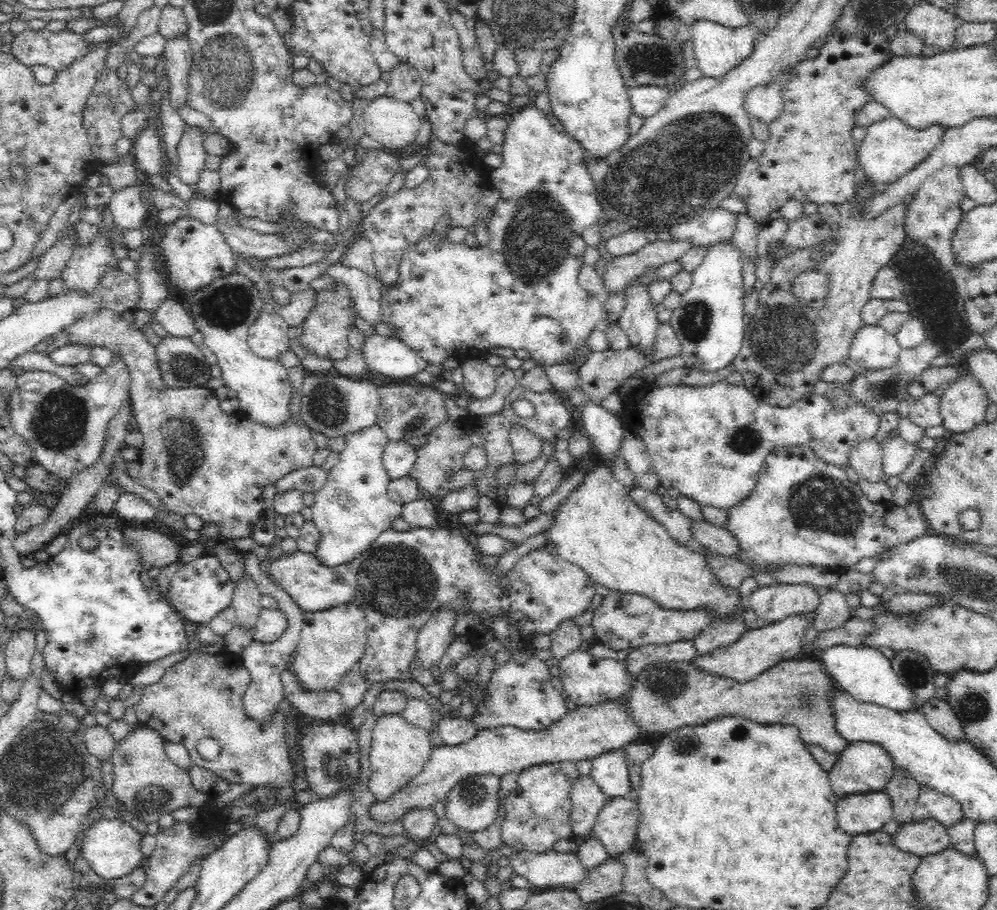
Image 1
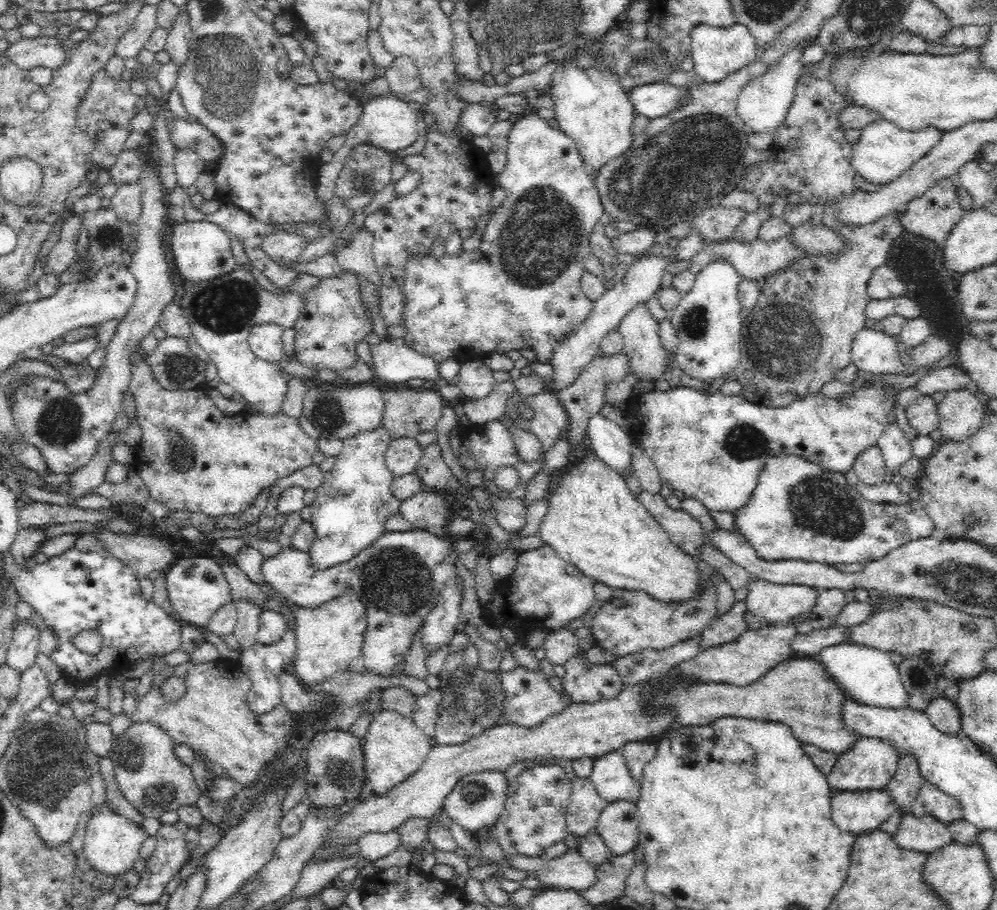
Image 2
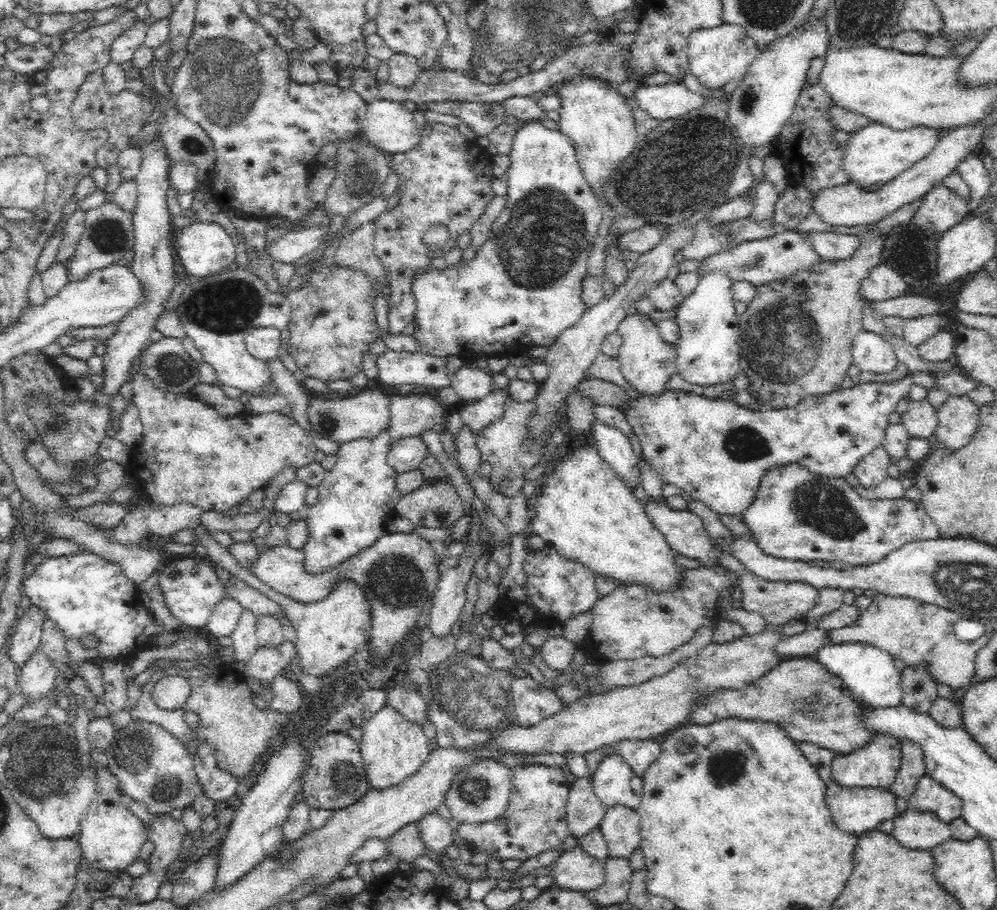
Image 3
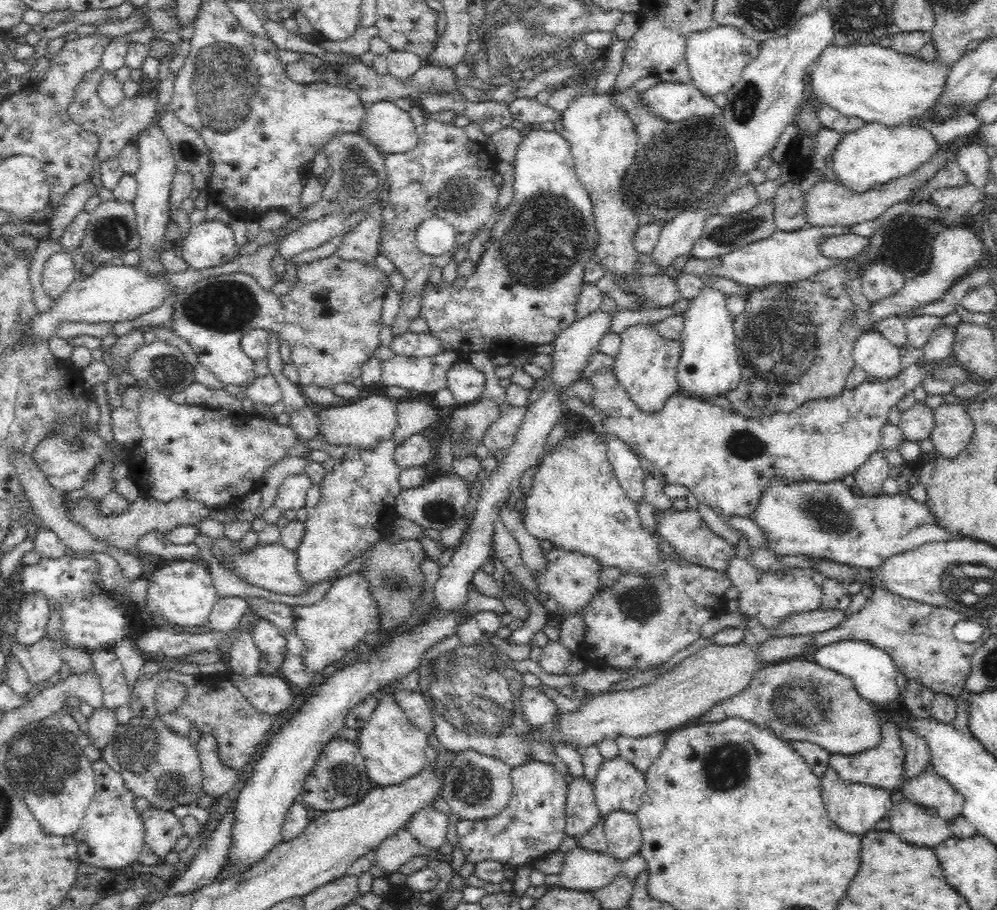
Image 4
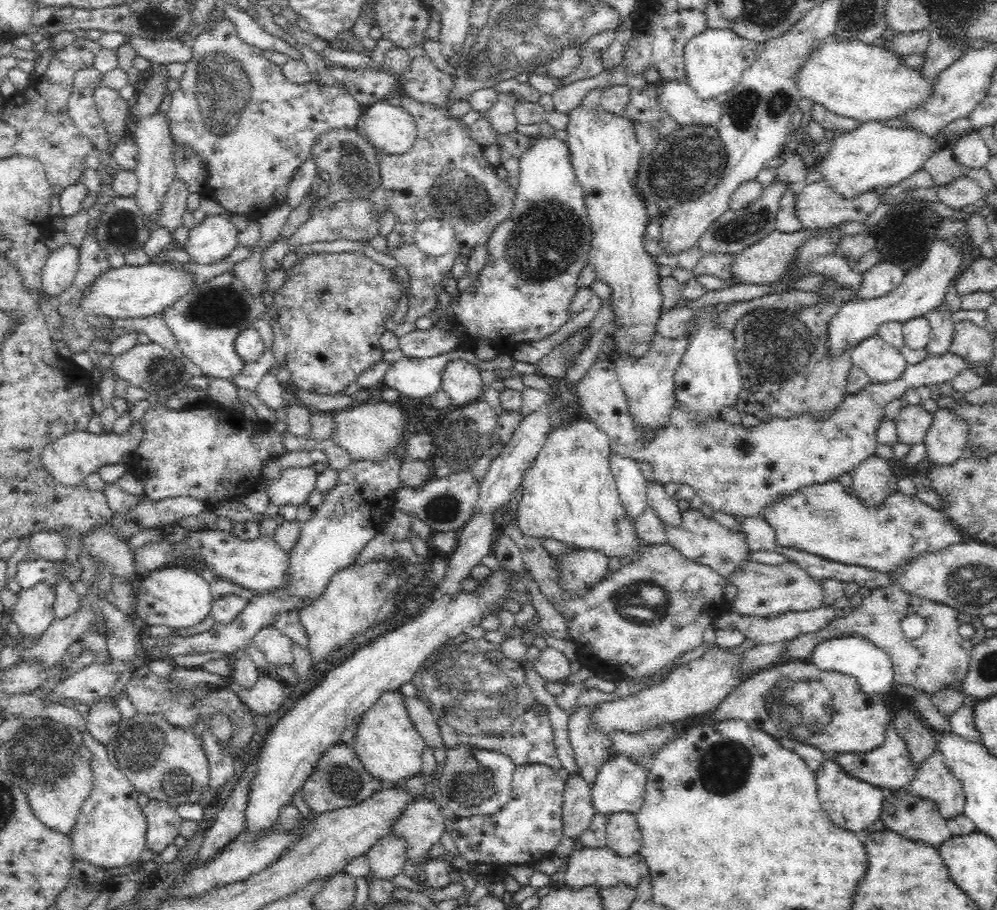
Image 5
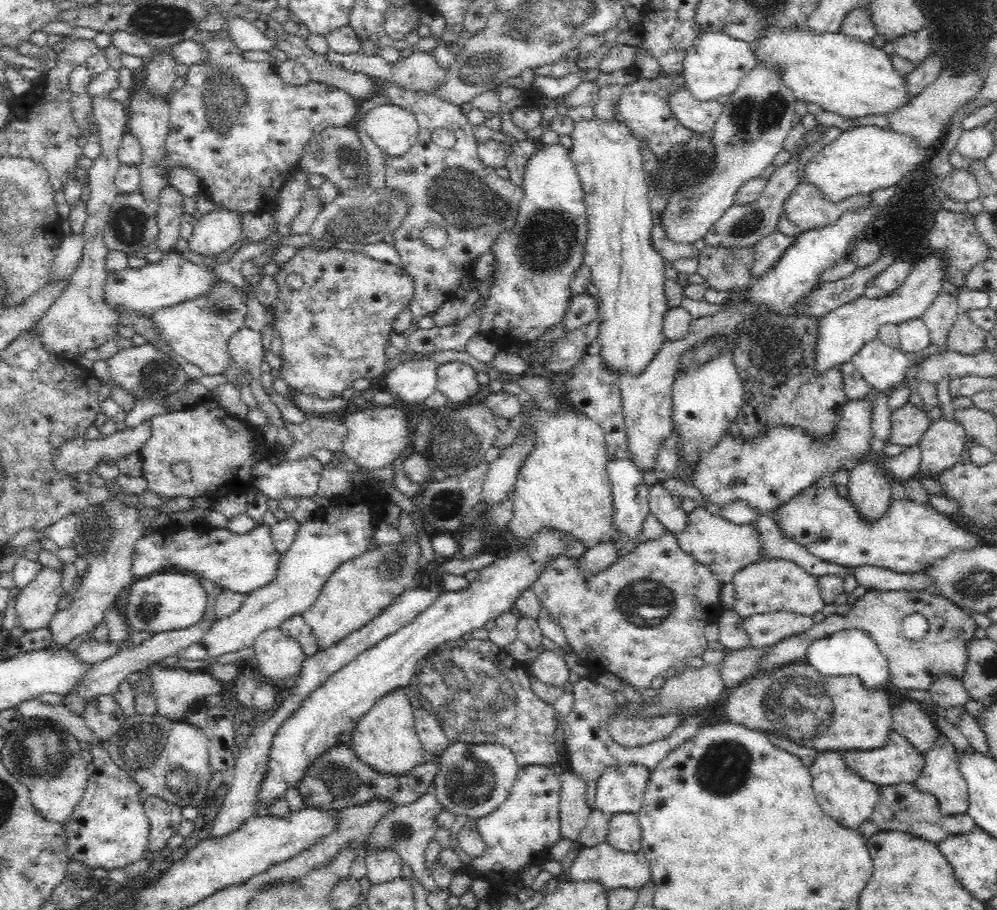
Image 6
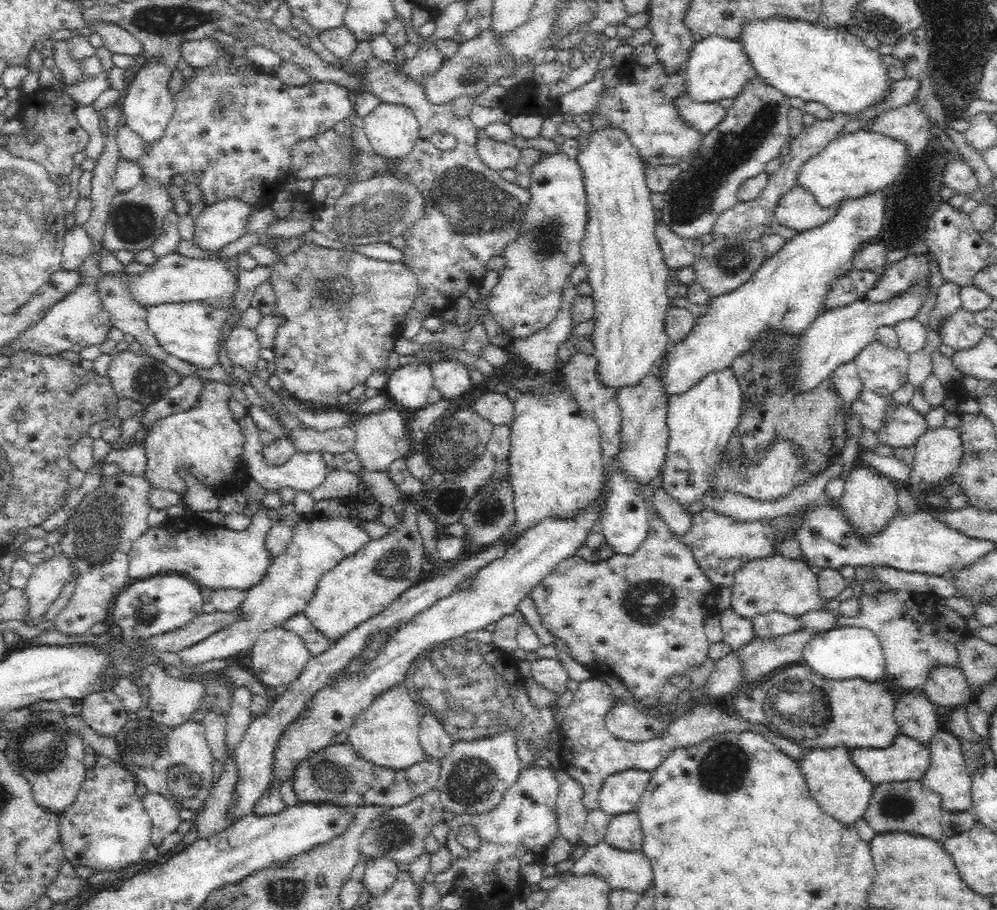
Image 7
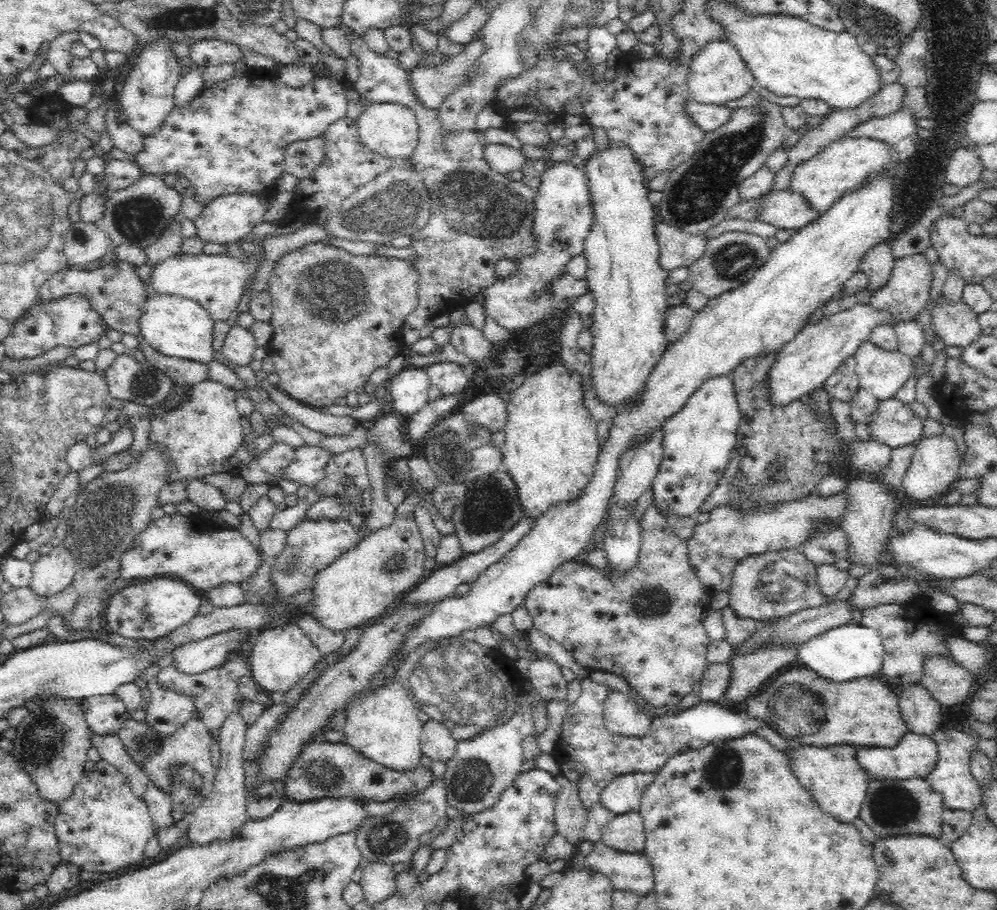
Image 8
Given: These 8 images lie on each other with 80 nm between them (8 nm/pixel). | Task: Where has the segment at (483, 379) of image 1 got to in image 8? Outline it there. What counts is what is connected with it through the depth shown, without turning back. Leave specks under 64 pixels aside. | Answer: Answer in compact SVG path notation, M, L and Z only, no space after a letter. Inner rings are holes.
M442 362L432 364L428 368L424 368L430 379L430 384L436 386L442 391L442 395L450 396L460 393L466 388L468 379L464 375L462 366L452 362Z

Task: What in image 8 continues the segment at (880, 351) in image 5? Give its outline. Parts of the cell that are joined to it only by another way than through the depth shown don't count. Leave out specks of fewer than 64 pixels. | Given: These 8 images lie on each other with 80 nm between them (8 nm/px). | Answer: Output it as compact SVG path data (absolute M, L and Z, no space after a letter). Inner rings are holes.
M870 341L862 342L853 358L860 387L881 401L894 397L912 376L912 358L898 350L886 350Z

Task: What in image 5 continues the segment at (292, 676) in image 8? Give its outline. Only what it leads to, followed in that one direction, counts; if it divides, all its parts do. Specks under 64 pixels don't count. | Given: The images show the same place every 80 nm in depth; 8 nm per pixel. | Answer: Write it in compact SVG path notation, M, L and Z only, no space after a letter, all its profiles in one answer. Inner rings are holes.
M273 625L258 630L258 634L252 640L252 645L264 654L268 664L273 668L292 664L292 644L292 640L281 634Z

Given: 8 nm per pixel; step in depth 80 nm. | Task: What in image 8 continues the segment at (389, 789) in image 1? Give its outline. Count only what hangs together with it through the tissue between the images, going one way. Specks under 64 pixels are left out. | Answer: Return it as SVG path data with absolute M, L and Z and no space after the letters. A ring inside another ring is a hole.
M400 681L386 682L382 688L379 688L374 693L365 695L356 703L352 702L348 712L348 720L346 720L346 724L342 728L344 742L355 748L362 756L389 769L397 771L412 770L414 767L420 766L420 758L423 755L421 744L419 743L423 724L420 723L416 710L414 698L406 691L406 687Z

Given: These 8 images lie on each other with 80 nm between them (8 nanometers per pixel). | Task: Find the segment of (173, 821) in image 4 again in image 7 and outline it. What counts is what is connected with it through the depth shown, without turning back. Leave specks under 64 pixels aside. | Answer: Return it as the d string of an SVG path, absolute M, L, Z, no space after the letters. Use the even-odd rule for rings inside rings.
M148 792L142 799L146 814L152 821L150 843L158 848L164 843L166 836L176 832L182 817L180 817L179 808L174 807L160 794Z

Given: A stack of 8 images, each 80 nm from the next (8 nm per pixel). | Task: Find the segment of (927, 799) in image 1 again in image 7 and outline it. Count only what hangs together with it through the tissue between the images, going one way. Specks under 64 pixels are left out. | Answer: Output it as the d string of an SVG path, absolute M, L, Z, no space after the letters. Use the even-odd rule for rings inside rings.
M941 728L938 733L931 738L927 745L930 753L930 762L927 771L922 775L919 783L926 789L940 795L941 810L959 813L971 810L971 780L969 777L969 769L965 763L959 742L948 729Z

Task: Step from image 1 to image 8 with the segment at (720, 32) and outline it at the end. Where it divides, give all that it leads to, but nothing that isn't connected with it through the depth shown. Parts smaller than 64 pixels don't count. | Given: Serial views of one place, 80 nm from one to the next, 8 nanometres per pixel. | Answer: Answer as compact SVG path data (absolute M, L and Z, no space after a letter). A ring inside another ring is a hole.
M710 39L697 53L689 58L687 88L689 98L699 104L725 106L744 97L756 87L756 80L748 63L744 62L736 45L723 39Z

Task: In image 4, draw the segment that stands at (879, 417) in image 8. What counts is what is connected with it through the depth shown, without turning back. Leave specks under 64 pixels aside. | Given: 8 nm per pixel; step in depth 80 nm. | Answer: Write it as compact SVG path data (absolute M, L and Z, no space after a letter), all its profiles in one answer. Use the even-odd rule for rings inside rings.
M915 401L901 413L898 427L904 433L904 440L921 441L930 439L934 430L934 411L925 401Z

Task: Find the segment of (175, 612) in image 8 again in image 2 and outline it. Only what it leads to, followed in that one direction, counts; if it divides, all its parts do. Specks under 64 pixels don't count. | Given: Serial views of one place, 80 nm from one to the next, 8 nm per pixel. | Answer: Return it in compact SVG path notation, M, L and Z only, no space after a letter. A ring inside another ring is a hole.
M204 554L190 558L180 556L166 573L166 579L169 601L182 623L206 627L216 611L234 602L229 582L221 570L220 560L212 556Z

